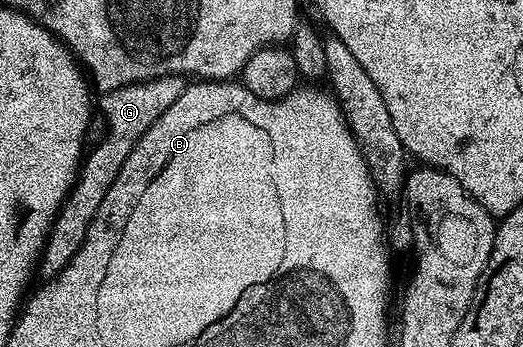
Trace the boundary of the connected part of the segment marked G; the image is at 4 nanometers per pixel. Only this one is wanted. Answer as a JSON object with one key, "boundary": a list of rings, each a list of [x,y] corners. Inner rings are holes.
{"boundary":[[[160,75],[148,83],[123,85],[123,89],[111,89],[100,96],[99,111],[106,117],[106,136],[82,158],[77,180],[53,218],[53,228],[49,230],[45,250],[39,260],[40,274],[45,274],[45,277],[58,275],[69,264],[71,257],[79,253],[87,237],[87,229],[99,205],[103,205],[103,197],[107,197],[107,189],[115,185],[115,177],[119,177],[119,169],[123,169],[123,161],[127,161],[139,137],[143,137],[143,133],[147,133],[147,129],[151,129],[151,125],[155,125],[155,121],[159,121],[159,117],[163,117],[175,101],[179,101],[186,86],[186,80],[180,75]]]}

